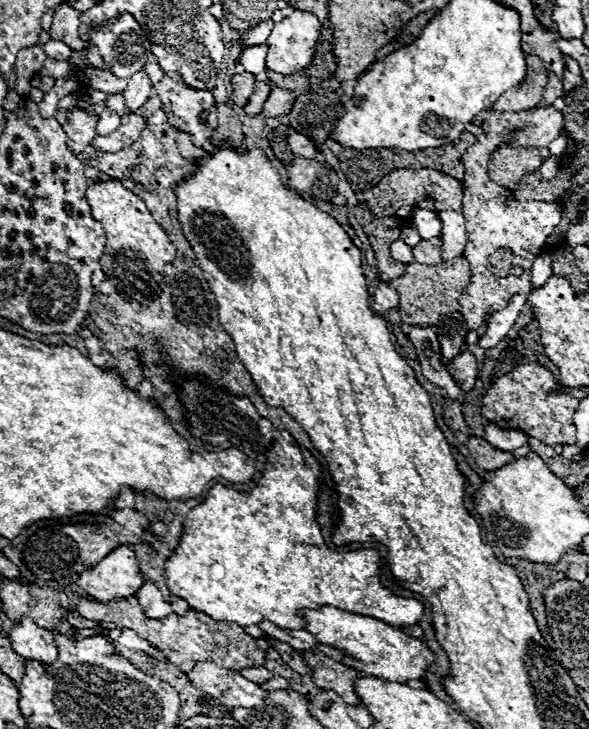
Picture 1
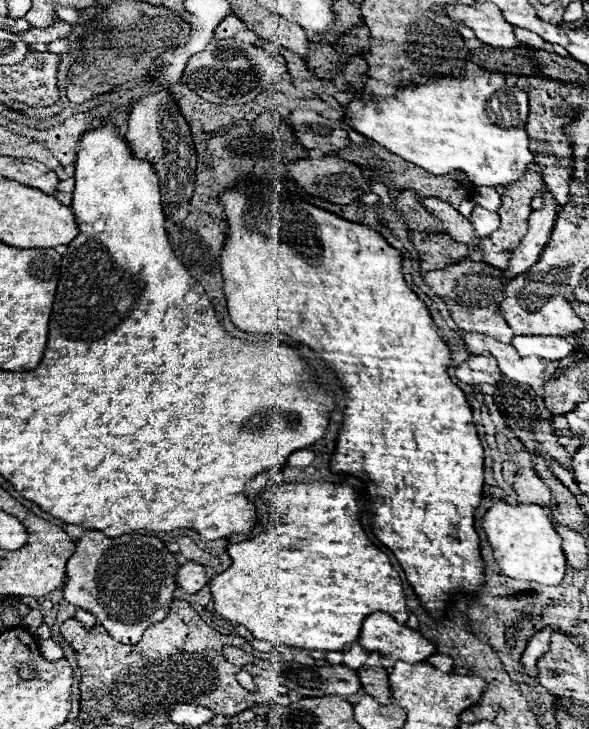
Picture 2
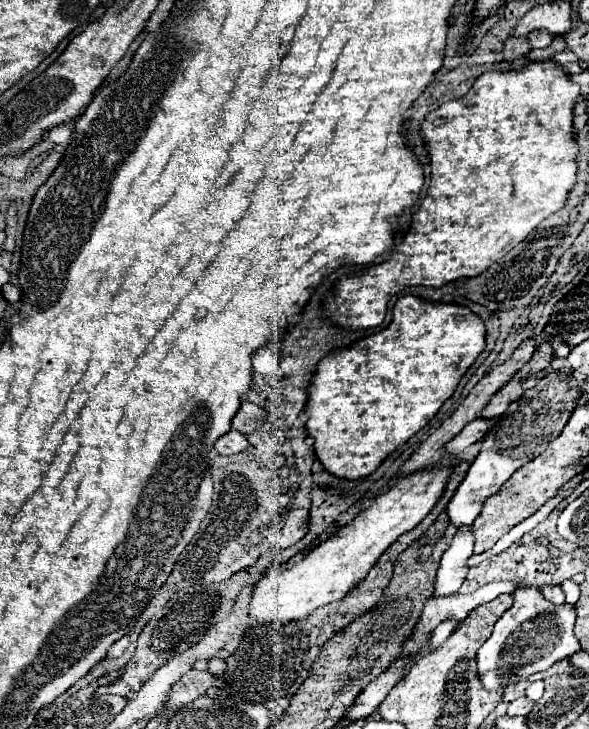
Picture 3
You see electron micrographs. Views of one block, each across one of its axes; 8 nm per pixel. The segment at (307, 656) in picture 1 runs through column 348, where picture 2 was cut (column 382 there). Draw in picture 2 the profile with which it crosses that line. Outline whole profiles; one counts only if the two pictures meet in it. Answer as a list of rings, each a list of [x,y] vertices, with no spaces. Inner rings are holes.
[[[374,666],[374,668],[360,668],[360,684],[364,692],[372,698],[376,698],[380,704],[390,704],[390,688],[388,688],[388,670],[384,666]]]

